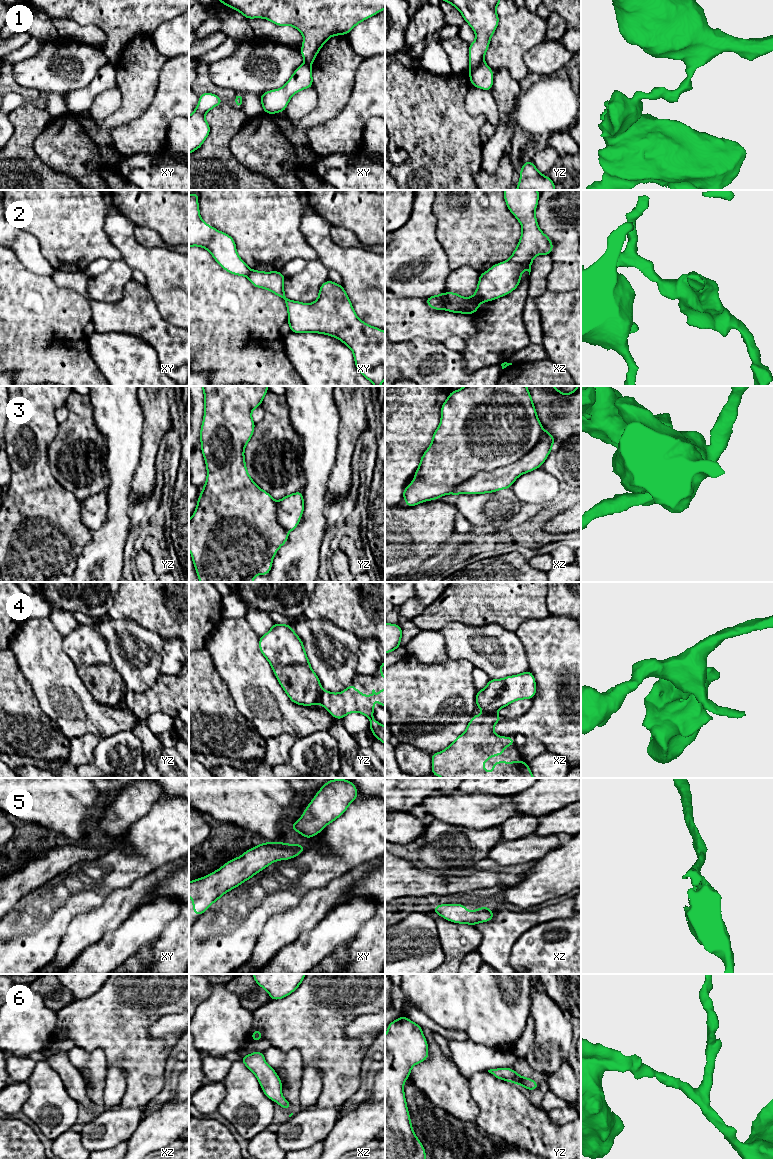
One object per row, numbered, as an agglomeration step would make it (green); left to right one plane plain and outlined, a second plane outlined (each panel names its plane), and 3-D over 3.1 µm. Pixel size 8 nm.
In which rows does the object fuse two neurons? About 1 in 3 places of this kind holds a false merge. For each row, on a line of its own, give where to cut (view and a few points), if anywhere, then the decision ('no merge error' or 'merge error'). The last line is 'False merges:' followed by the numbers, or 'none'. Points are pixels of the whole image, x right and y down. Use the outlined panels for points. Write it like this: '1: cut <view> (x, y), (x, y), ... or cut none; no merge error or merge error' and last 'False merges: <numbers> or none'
1: cut yz (483, 61), (470, 68); merge error
2: cut xz (439, 295), (445, 308); merge error
3: cut none; no merge error
4: cut yz (322, 690), (318, 702); merge error
5: cut none; no merge error
6: cut none; no merge error
False merges: 1, 2, 4

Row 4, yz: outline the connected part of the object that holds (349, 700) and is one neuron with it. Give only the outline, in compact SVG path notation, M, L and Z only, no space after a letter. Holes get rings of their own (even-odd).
M351 684L341 693L331 693L322 690L319 704L321 704L335 719L343 719L351 712L359 712L370 720L370 730L385 745L385 726L373 718L373 706L375 704L376 692L373 689L370 696L365 696L357 691L355 685Z

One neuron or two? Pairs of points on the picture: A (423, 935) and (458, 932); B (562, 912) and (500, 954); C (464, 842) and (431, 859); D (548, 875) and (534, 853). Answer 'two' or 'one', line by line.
A: two
B: one
C: one
D: two

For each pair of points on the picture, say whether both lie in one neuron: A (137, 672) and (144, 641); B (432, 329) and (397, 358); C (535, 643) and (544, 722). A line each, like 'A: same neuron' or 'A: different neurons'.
A: same neuron
B: different neurons
C: same neuron

